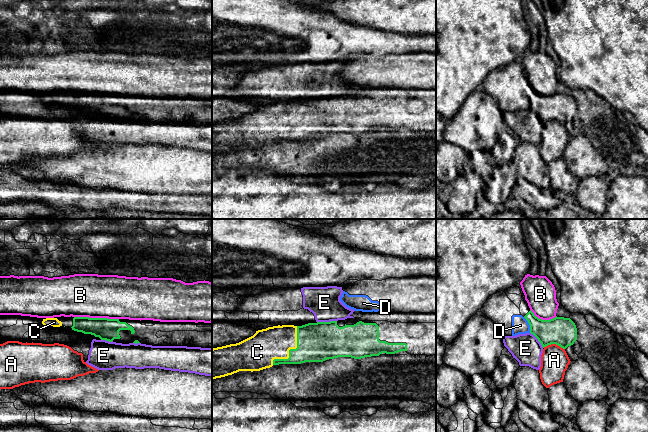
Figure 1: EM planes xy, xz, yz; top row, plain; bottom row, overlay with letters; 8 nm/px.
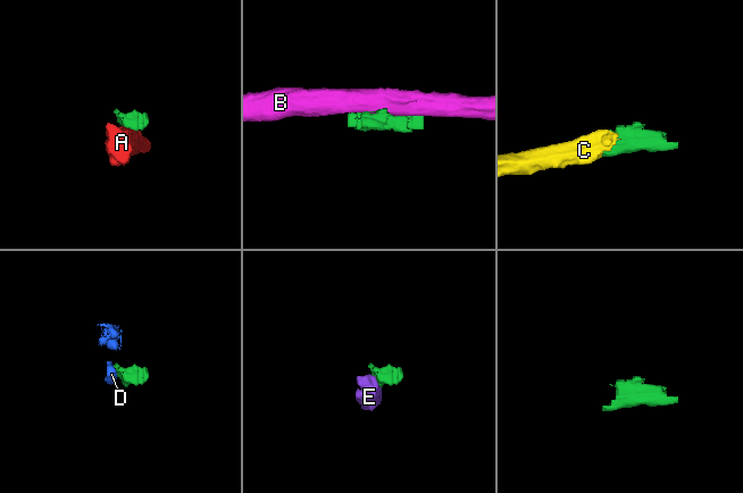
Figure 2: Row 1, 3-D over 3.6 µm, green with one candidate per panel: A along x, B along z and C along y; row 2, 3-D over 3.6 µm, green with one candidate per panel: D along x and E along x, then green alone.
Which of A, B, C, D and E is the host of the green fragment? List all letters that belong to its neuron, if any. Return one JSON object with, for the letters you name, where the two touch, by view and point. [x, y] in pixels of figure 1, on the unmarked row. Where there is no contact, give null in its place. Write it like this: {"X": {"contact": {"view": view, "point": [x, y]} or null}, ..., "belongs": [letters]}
{"C": {"contact": {"view": "xz", "point": [290, 125]}}, "belongs": ["C"]}

